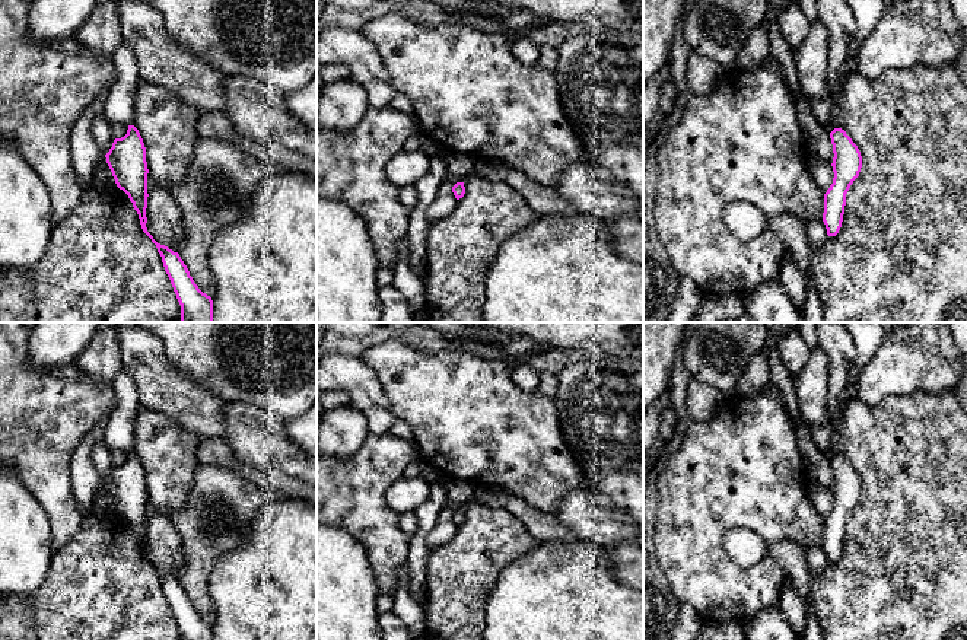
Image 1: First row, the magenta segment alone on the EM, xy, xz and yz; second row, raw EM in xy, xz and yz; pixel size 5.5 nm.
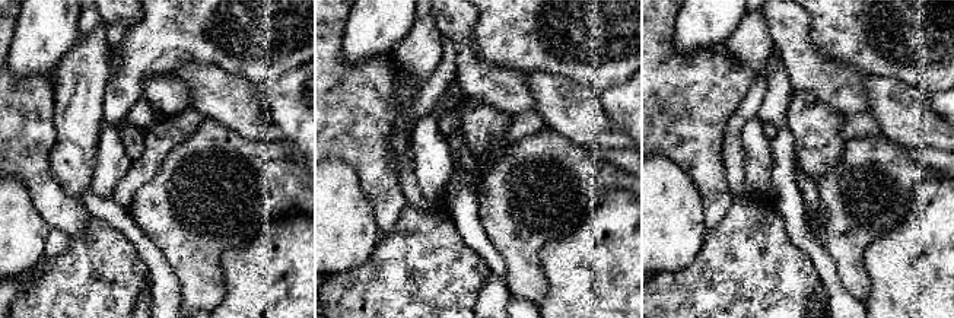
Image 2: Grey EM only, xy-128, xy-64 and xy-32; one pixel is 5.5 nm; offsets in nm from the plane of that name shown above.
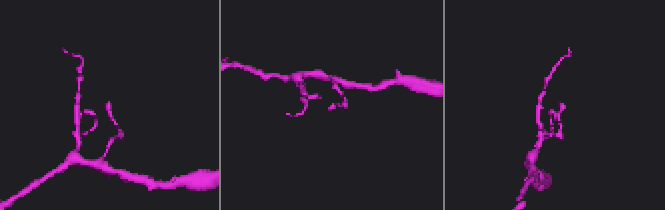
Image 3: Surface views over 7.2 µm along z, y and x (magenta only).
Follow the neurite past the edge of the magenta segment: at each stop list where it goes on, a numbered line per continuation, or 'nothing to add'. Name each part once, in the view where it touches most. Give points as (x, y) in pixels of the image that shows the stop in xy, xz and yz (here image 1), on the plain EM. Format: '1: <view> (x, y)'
nothing to add

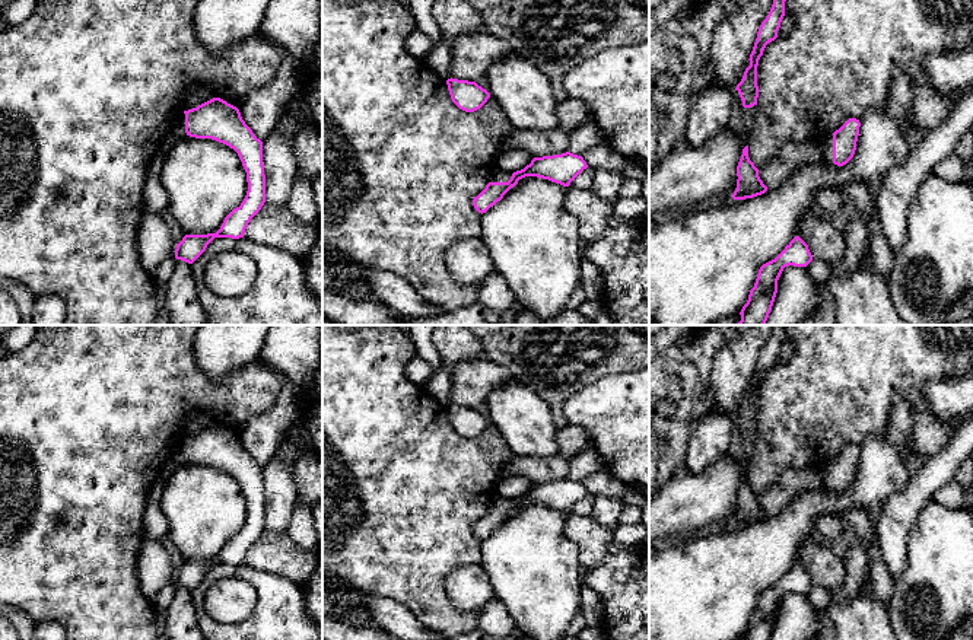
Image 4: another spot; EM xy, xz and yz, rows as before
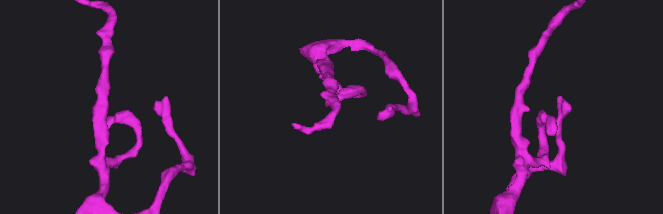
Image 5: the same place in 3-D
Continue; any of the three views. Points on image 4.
1: xz (498, 502)

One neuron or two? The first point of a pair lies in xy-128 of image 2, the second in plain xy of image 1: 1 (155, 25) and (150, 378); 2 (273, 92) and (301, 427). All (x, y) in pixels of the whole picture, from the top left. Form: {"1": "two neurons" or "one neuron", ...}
{"1": "two neurons", "2": "one neuron"}

